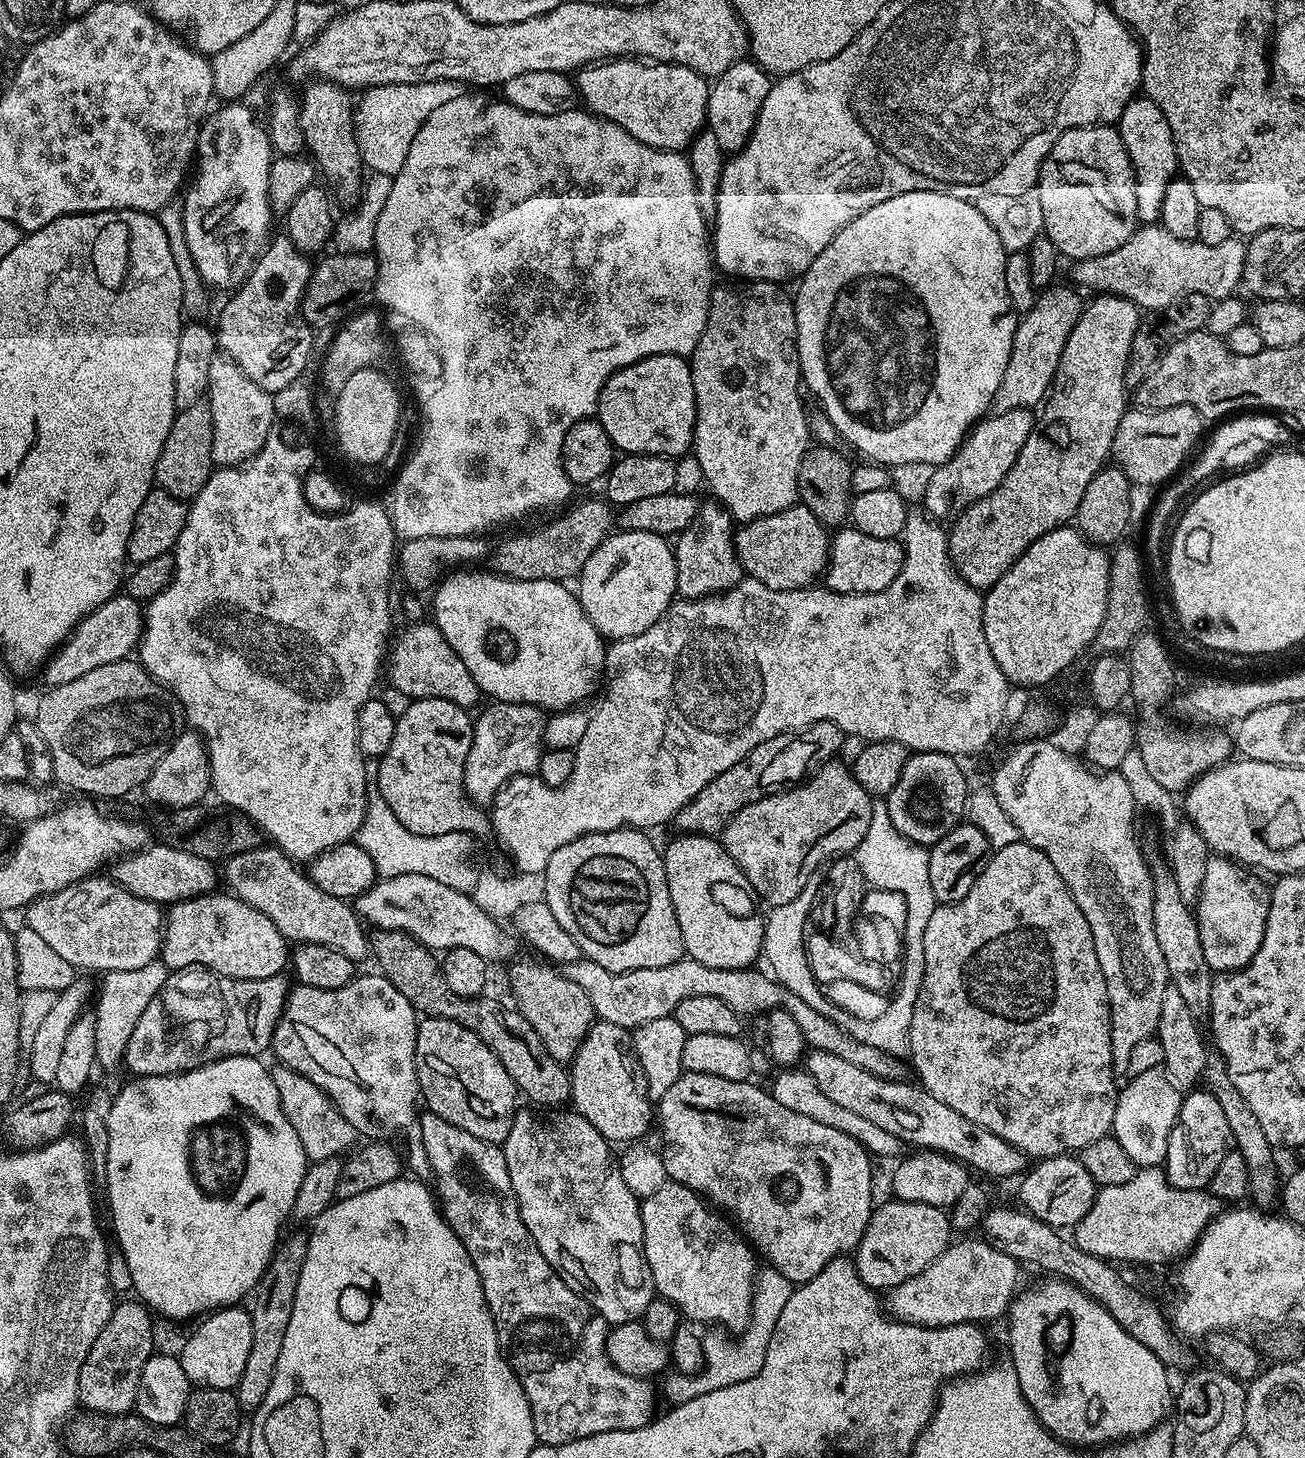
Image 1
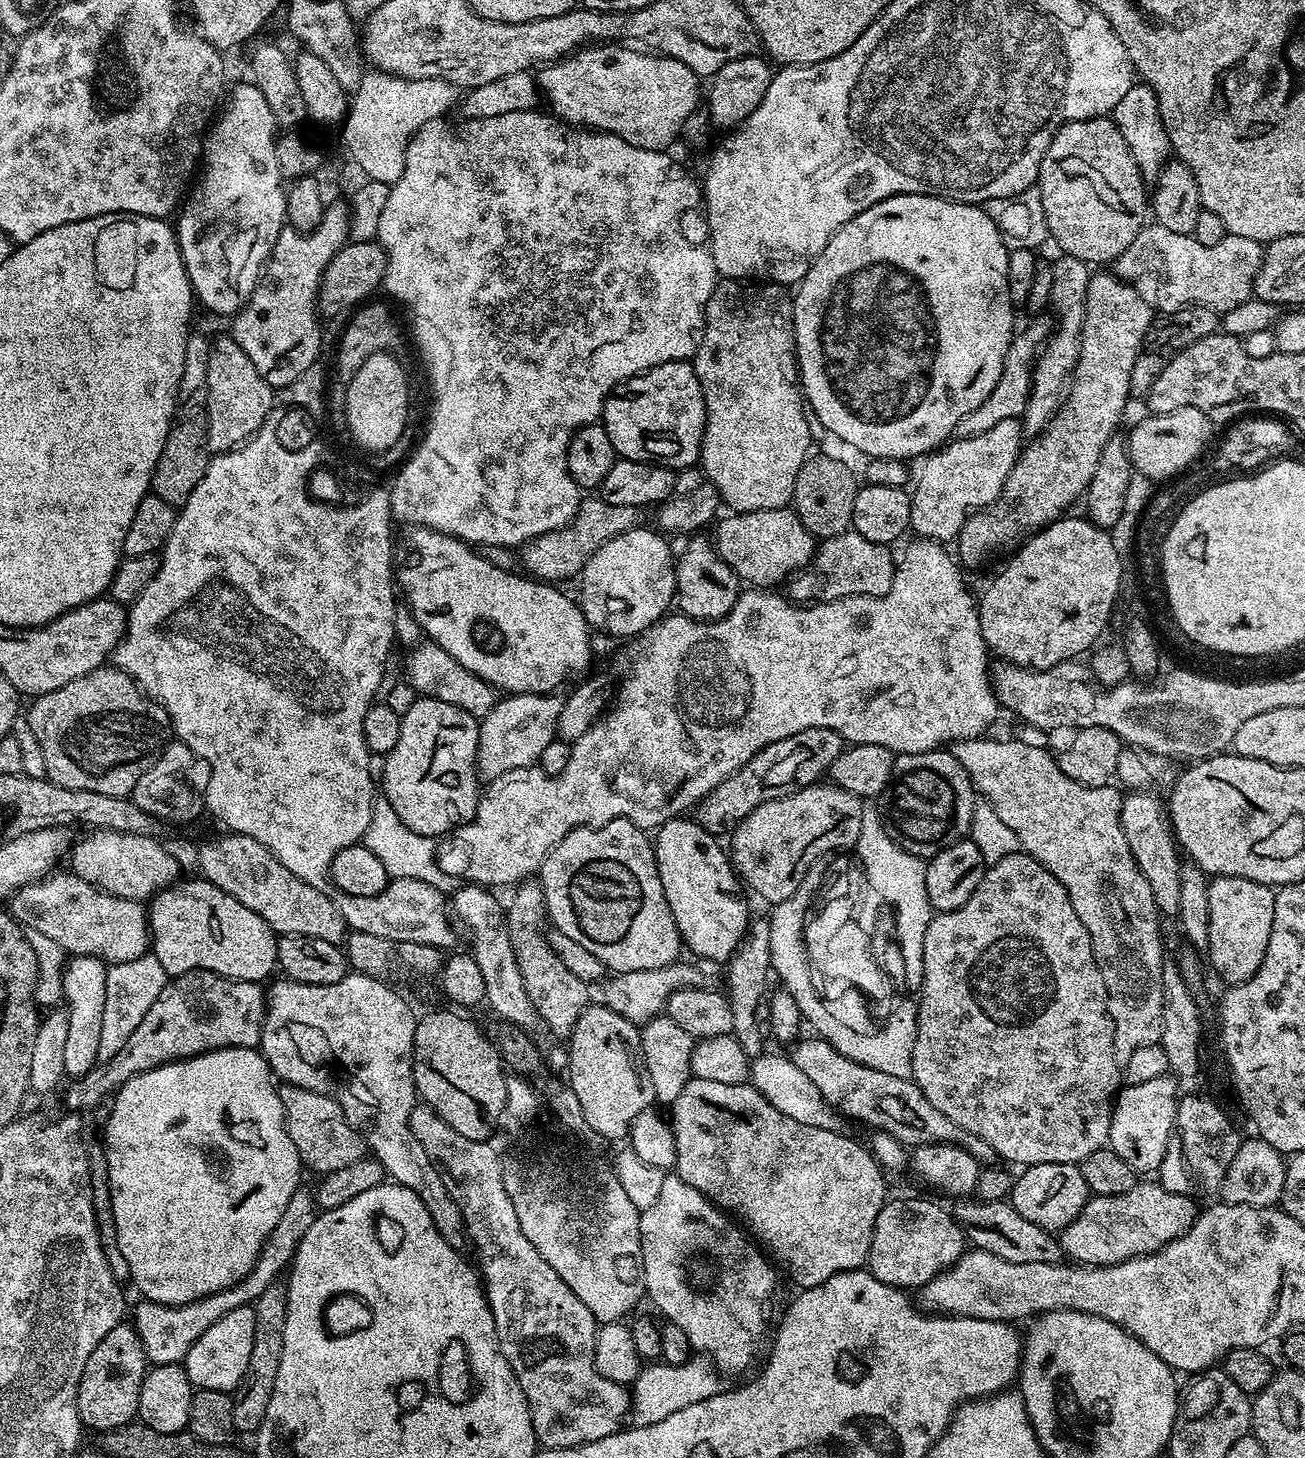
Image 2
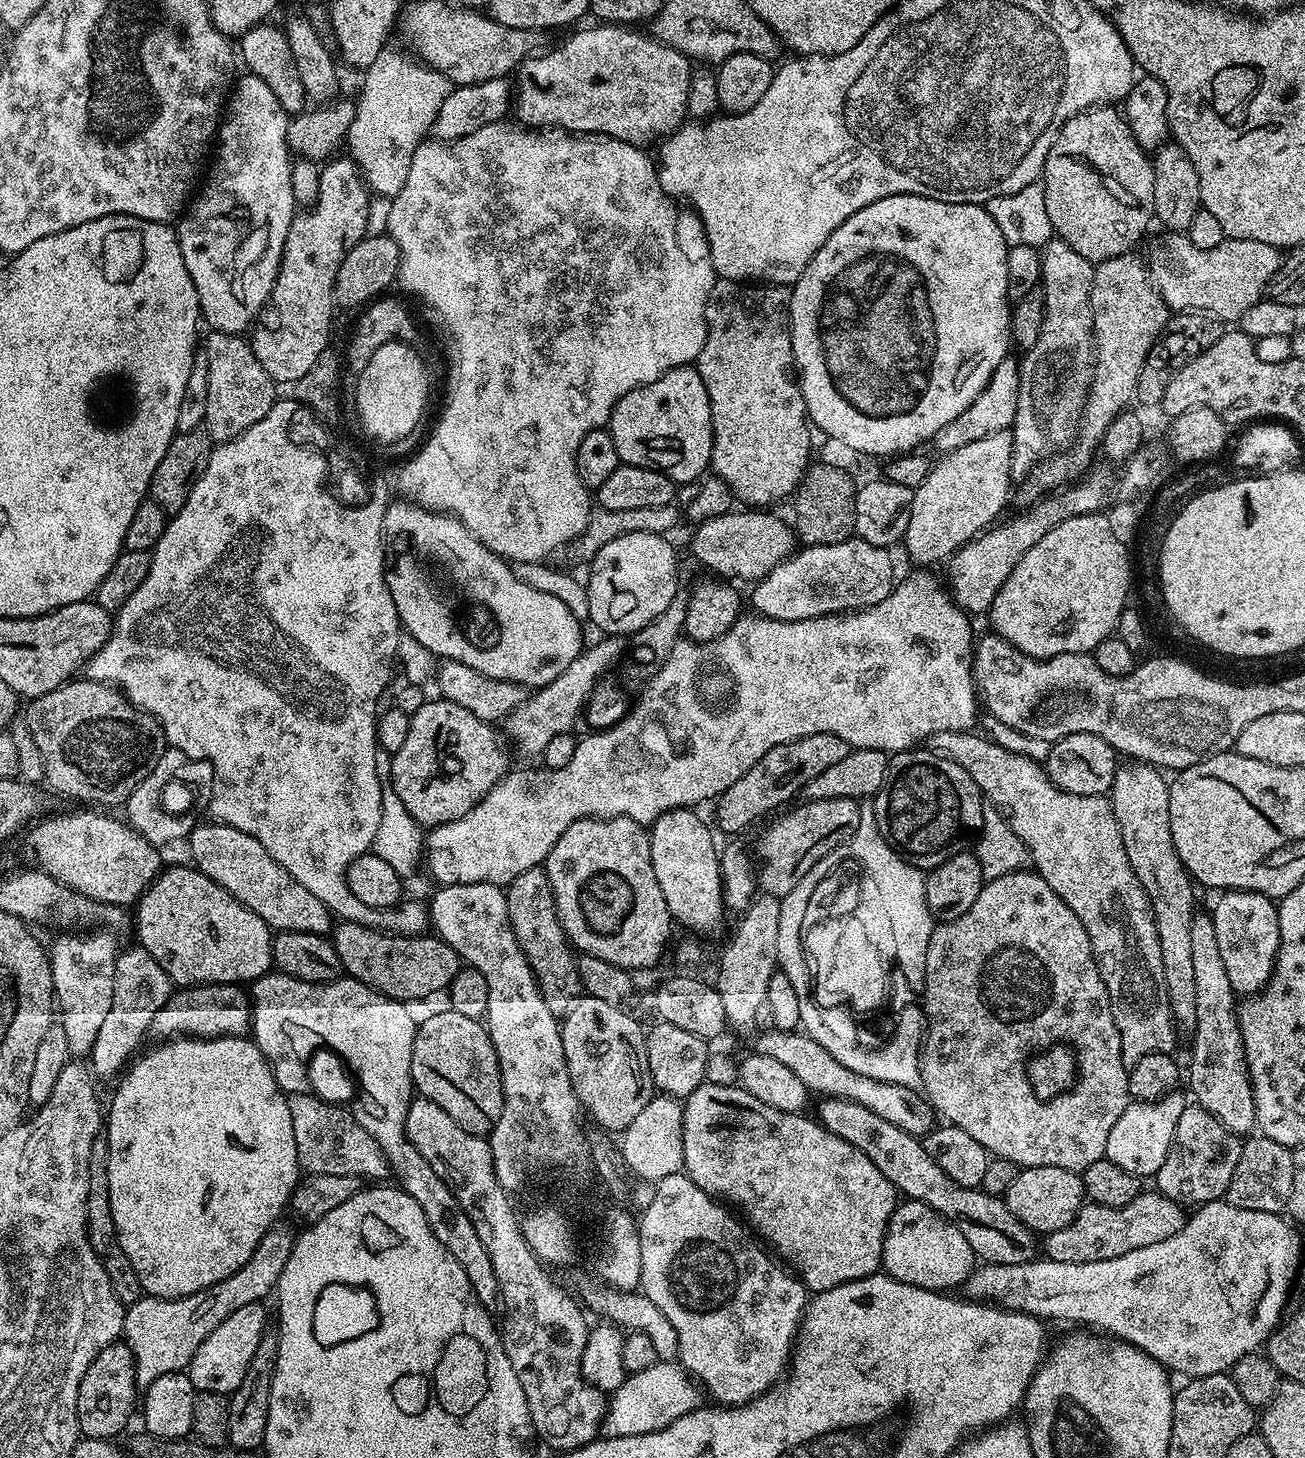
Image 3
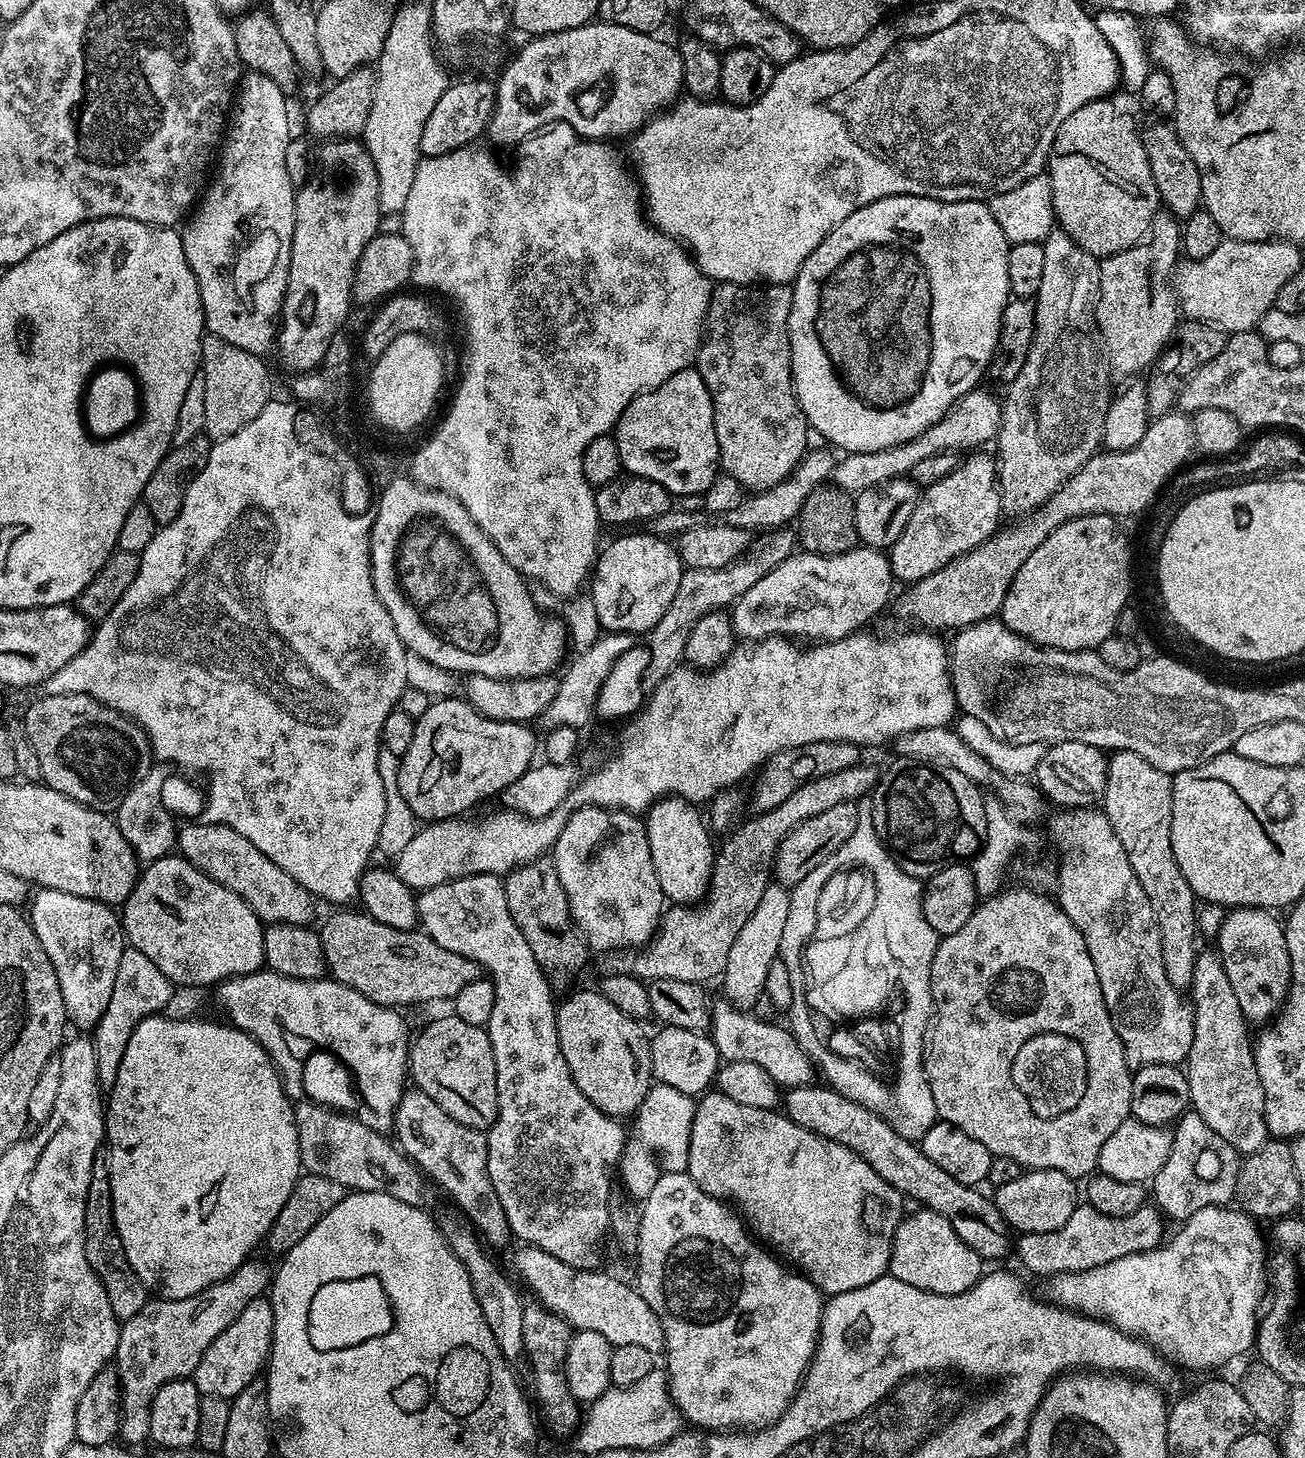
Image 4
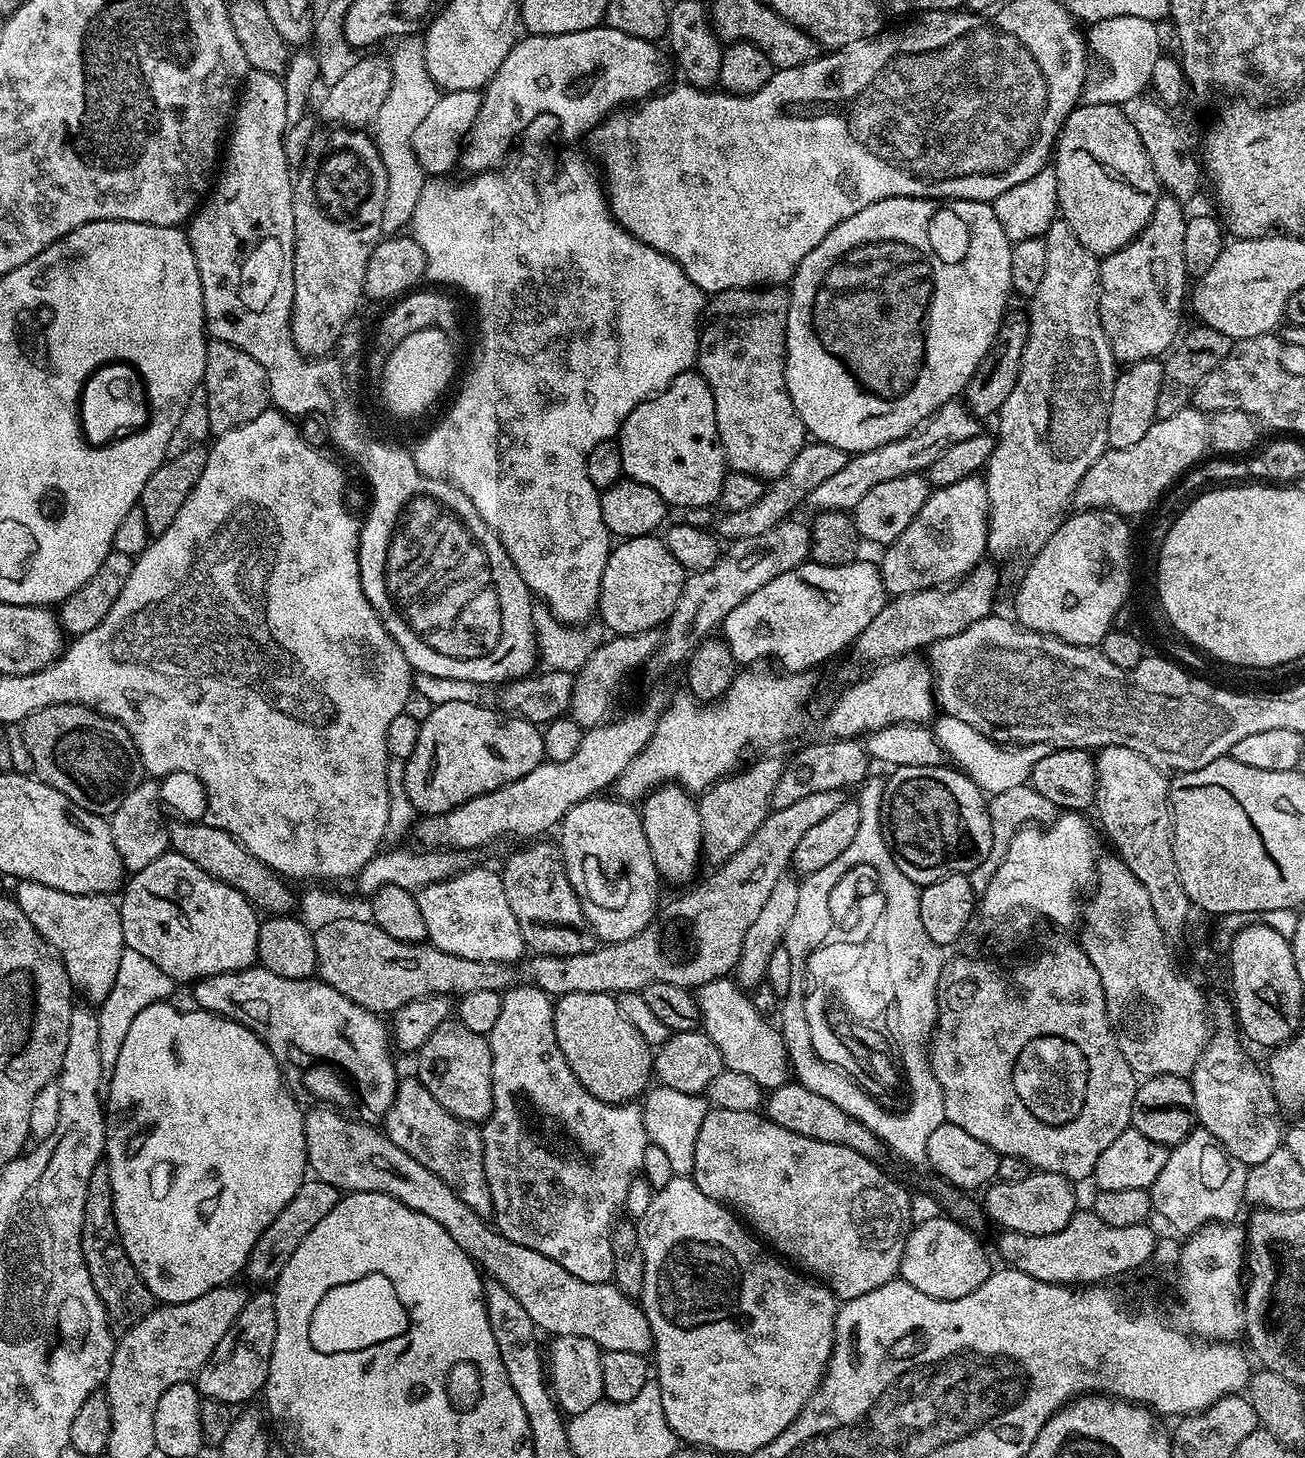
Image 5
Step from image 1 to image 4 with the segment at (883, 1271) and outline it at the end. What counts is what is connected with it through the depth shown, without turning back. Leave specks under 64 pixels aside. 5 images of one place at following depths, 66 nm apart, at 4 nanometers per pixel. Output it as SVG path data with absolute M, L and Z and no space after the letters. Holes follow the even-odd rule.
M921 1207L920 1212L909 1211L900 1221L898 1230L892 1239L892 1257L888 1263L888 1272L902 1282L910 1282L910 1286L918 1286L918 1290L926 1290L930 1294L957 1296L971 1290L980 1281L982 1261L962 1238L942 1218L942 1214Z

